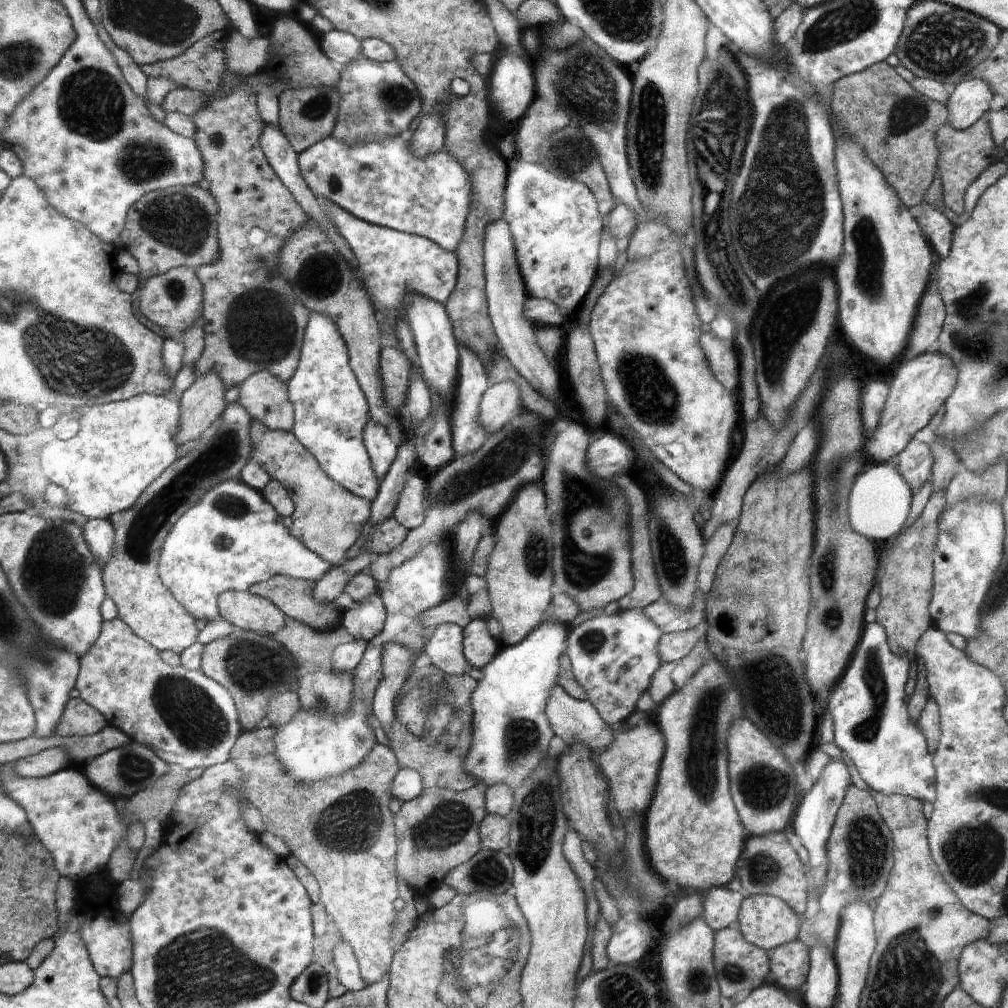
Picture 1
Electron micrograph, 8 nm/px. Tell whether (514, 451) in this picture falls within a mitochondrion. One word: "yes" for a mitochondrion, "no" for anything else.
yes

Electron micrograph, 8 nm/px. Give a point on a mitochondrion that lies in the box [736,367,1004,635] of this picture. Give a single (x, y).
(835, 459)

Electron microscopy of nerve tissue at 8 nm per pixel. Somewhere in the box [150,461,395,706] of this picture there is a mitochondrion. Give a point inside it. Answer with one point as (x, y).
(254, 667)

